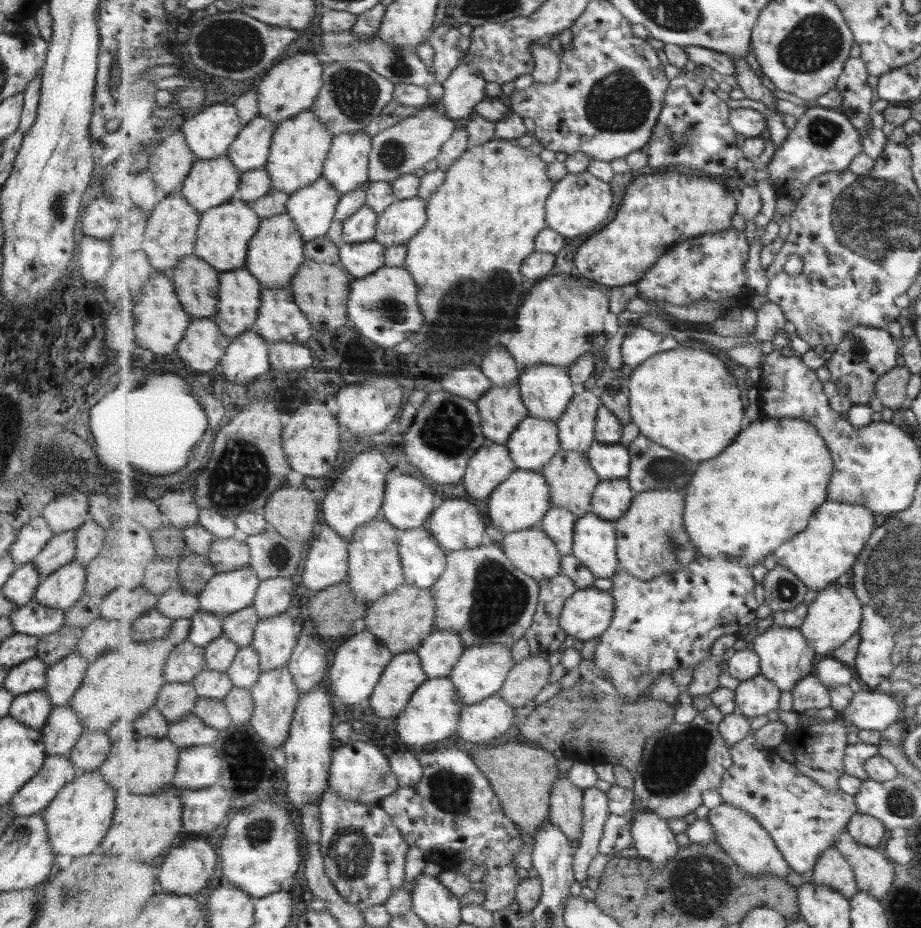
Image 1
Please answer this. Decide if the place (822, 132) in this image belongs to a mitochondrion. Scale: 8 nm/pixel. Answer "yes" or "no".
yes

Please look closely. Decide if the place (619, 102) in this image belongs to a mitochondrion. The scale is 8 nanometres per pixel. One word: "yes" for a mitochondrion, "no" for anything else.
yes

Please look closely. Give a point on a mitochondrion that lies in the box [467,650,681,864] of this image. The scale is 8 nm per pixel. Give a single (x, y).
(627, 663)

